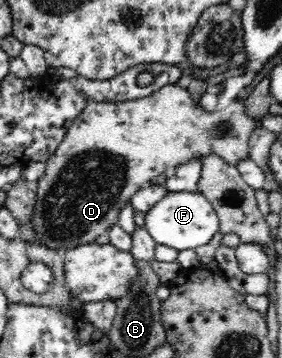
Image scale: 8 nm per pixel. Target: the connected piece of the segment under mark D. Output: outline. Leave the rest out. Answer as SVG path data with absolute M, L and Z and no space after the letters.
M183 83L164 85L151 95L136 100L88 101L85 109L69 126L56 152L46 161L45 173L38 181L32 225L38 233L40 245L65 252L79 245L91 244L95 237L105 234L117 223L121 207L138 189L149 186L165 171L170 174L179 163L195 157L204 158L211 151L231 165L237 165L237 161L243 157L249 158L247 141L258 126L258 121L243 111L245 101L241 102L238 98L231 100L222 111L208 113L201 107L197 108Z

